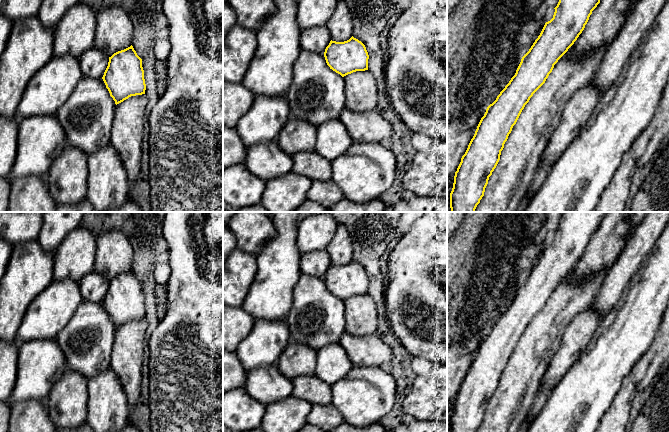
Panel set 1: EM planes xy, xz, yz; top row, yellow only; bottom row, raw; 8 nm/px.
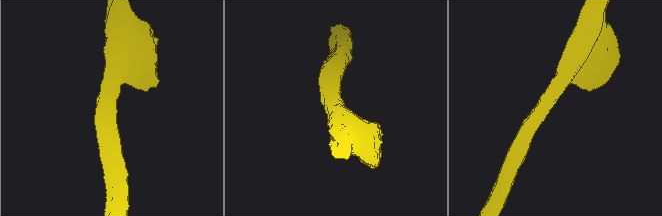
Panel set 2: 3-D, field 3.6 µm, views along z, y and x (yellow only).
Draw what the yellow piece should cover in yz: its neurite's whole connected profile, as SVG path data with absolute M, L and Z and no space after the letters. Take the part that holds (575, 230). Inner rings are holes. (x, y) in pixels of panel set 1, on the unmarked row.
M563 212L553 242L546 246L540 259L522 281L515 299L490 328L455 396L450 417L450 432L476 432L484 420L489 401L496 392L504 368L522 334L533 318L545 307L554 289L574 268L585 252L592 235L607 212Z

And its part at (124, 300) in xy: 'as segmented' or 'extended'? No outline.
as segmented

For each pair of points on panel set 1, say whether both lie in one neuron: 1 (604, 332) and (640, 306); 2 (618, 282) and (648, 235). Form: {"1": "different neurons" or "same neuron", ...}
{"1": "same neuron", "2": "same neuron"}

